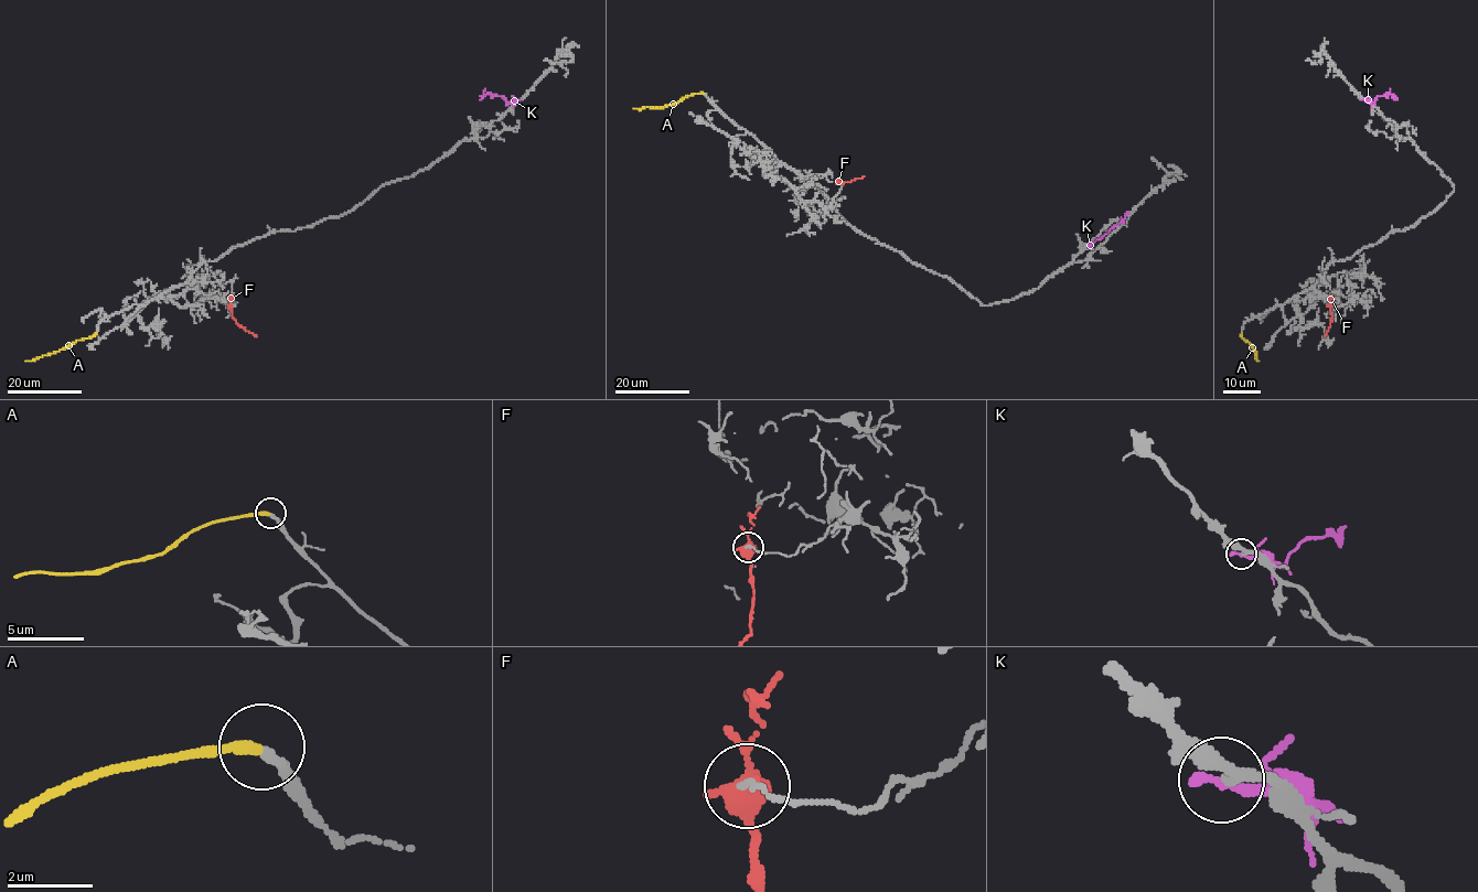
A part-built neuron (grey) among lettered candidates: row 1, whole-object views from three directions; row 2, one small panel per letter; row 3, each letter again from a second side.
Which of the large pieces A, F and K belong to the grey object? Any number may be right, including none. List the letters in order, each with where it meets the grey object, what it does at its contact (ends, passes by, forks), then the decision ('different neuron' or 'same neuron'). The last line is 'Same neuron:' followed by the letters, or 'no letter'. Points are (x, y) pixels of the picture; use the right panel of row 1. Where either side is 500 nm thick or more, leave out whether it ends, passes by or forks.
A: meets grey at (1241, 333); it ends there; same neuron
F: meets grey at (1329, 304); it passes by; different neuron
K: meets grey at (1363, 99); it ends there; different neuron
Same neuron: A

